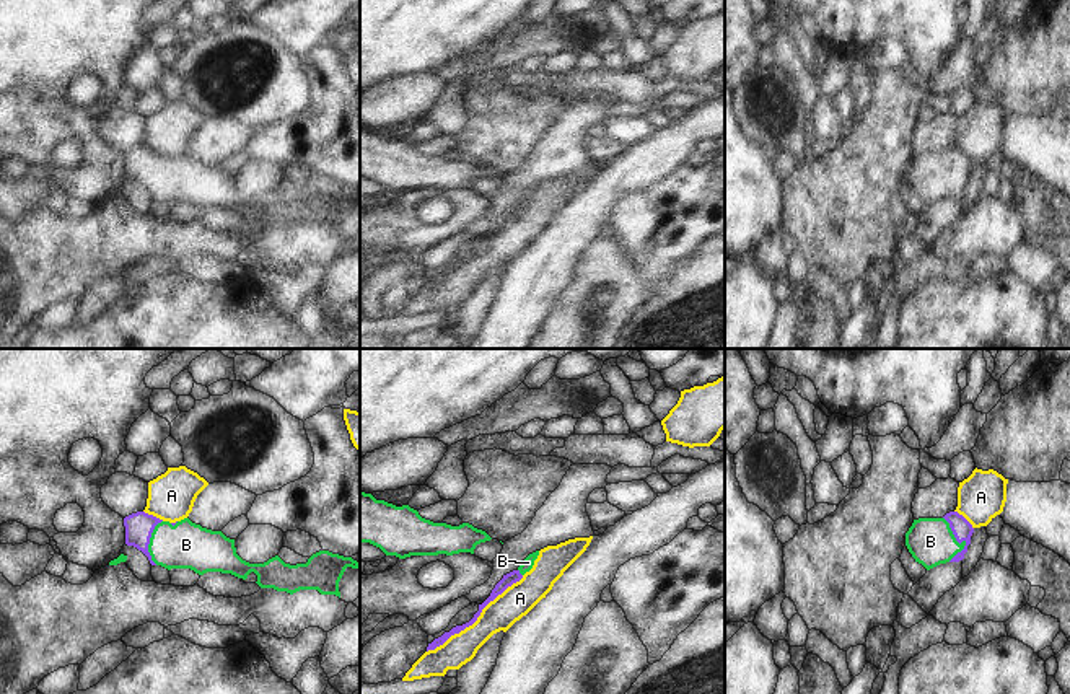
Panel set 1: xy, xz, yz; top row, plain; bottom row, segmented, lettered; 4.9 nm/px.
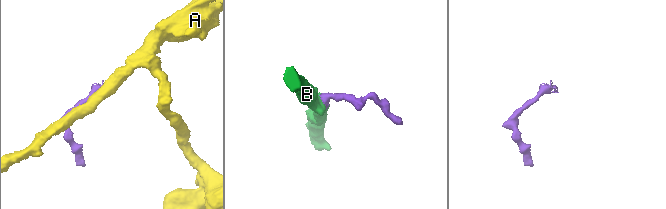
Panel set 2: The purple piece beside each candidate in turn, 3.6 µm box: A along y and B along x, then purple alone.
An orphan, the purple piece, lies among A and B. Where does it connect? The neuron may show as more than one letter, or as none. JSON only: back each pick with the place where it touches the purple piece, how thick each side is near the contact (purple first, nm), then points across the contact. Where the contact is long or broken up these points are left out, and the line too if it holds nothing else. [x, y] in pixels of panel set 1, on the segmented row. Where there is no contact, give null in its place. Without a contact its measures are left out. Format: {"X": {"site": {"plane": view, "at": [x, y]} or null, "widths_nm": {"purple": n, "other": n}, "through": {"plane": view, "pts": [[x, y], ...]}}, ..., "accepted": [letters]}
{"B": {"site": {"plane": "yz", "at": [958, 541]}, "widths_nm": {"purple": 100, "other": 240}, "through": {"plane": "yz", "pts": [[961, 528], [958, 541], [930, 541]]}}, "accepted": ["B"]}

